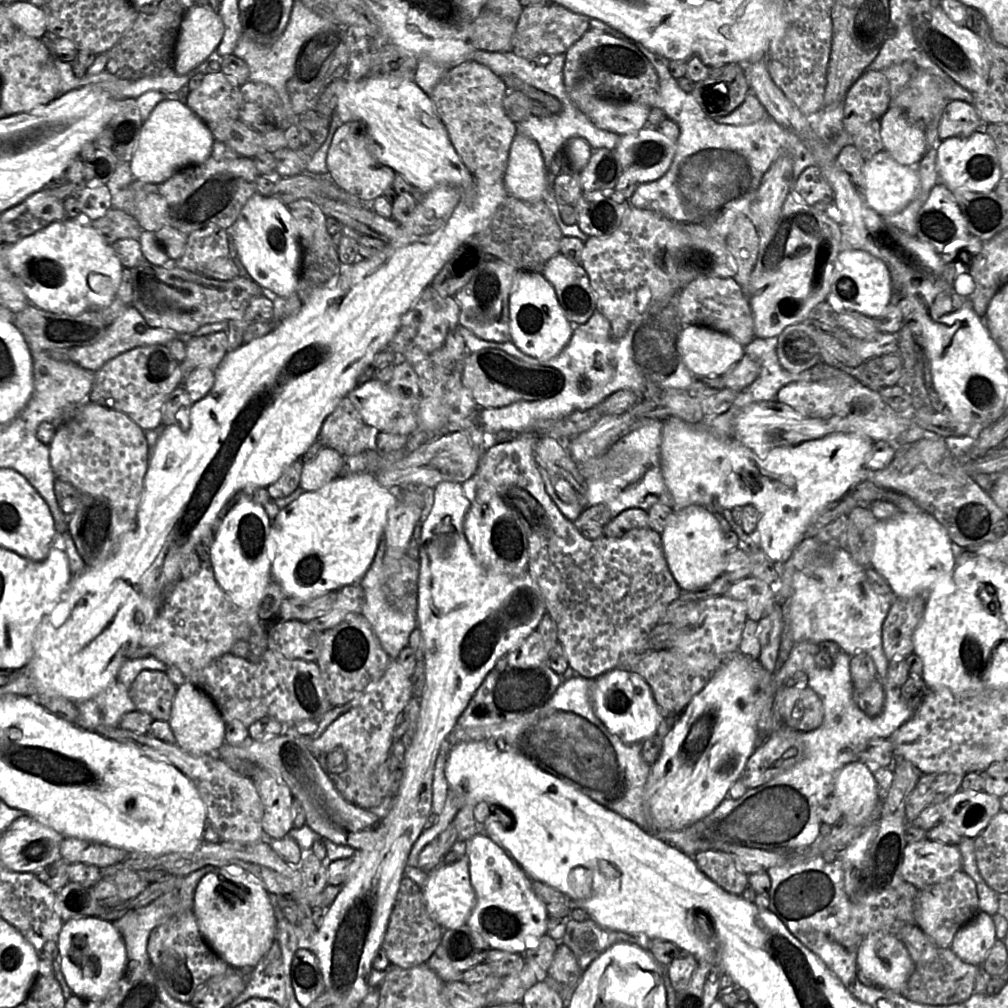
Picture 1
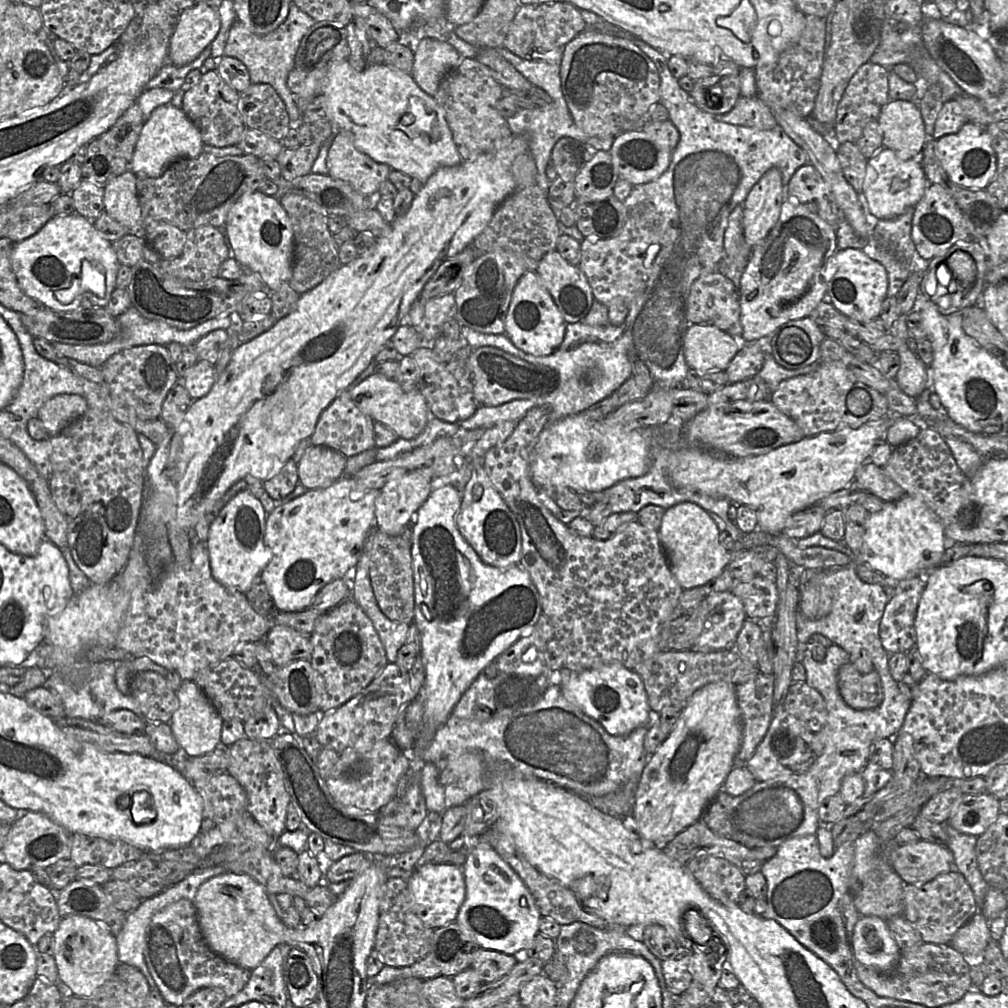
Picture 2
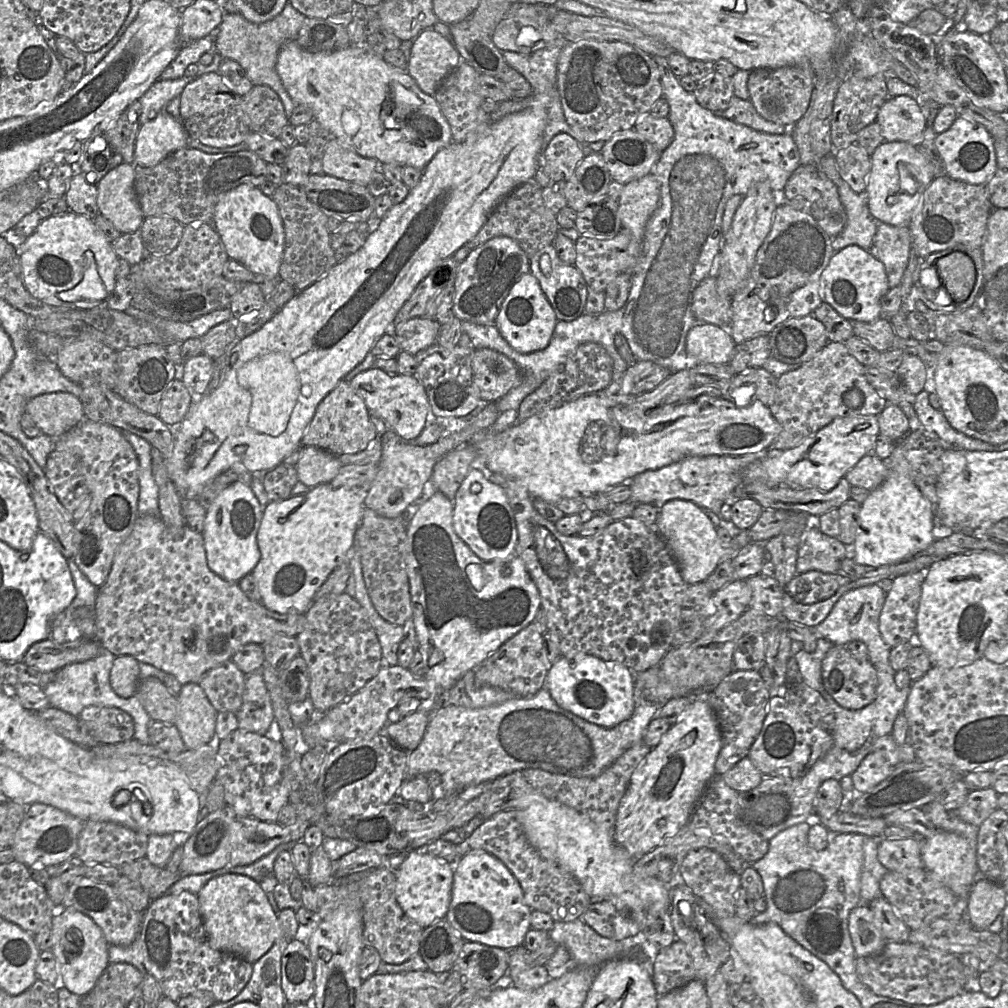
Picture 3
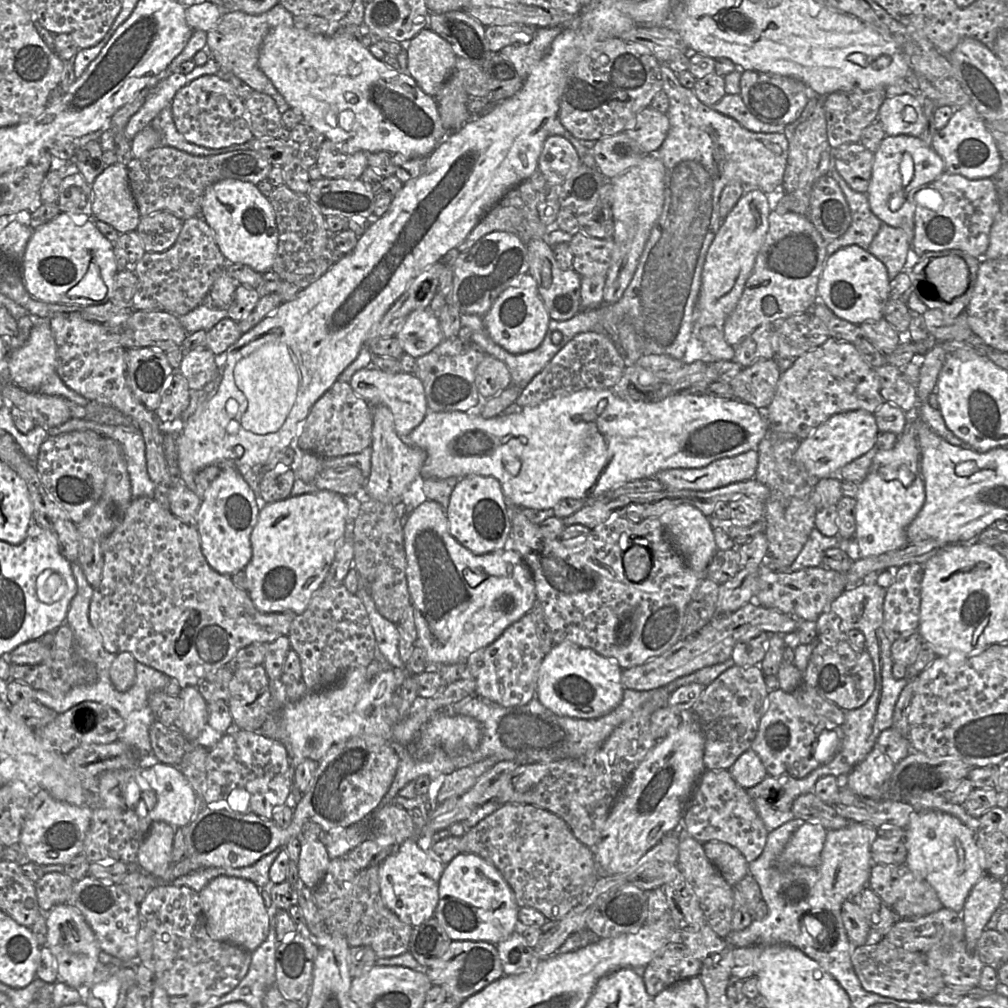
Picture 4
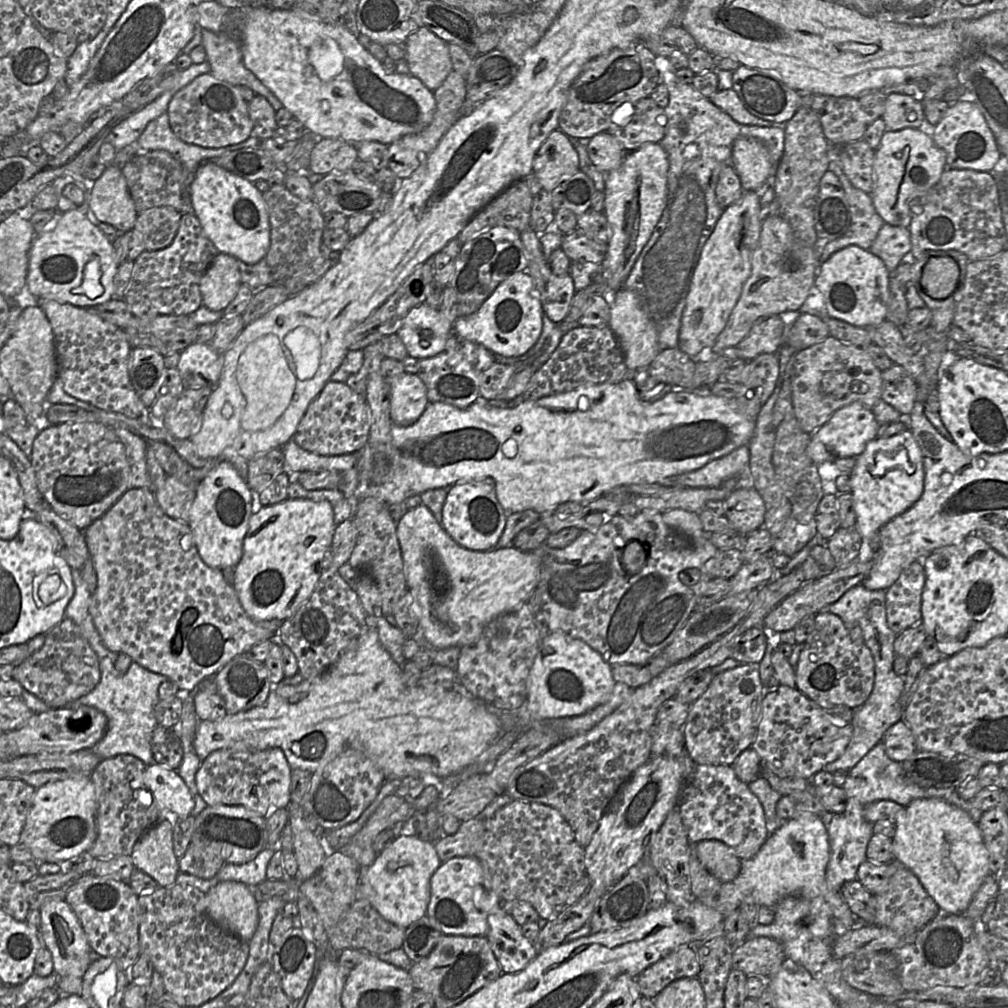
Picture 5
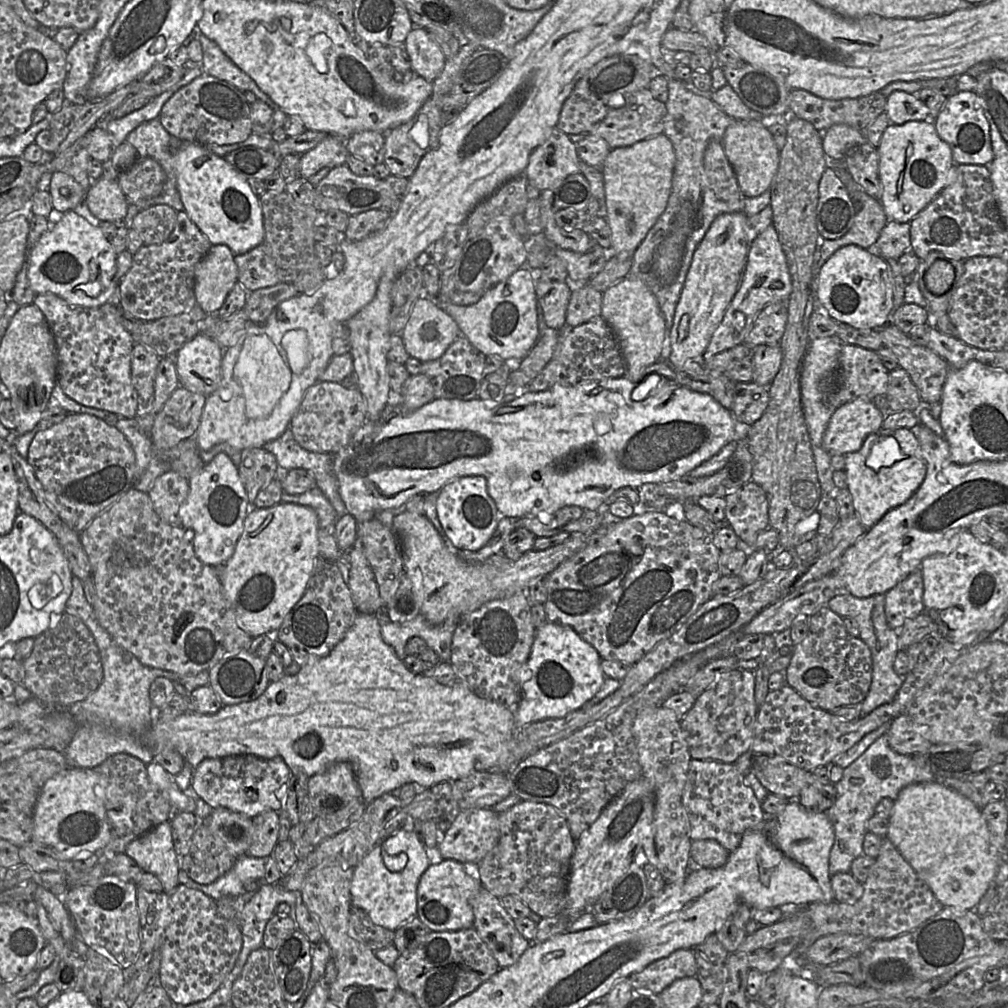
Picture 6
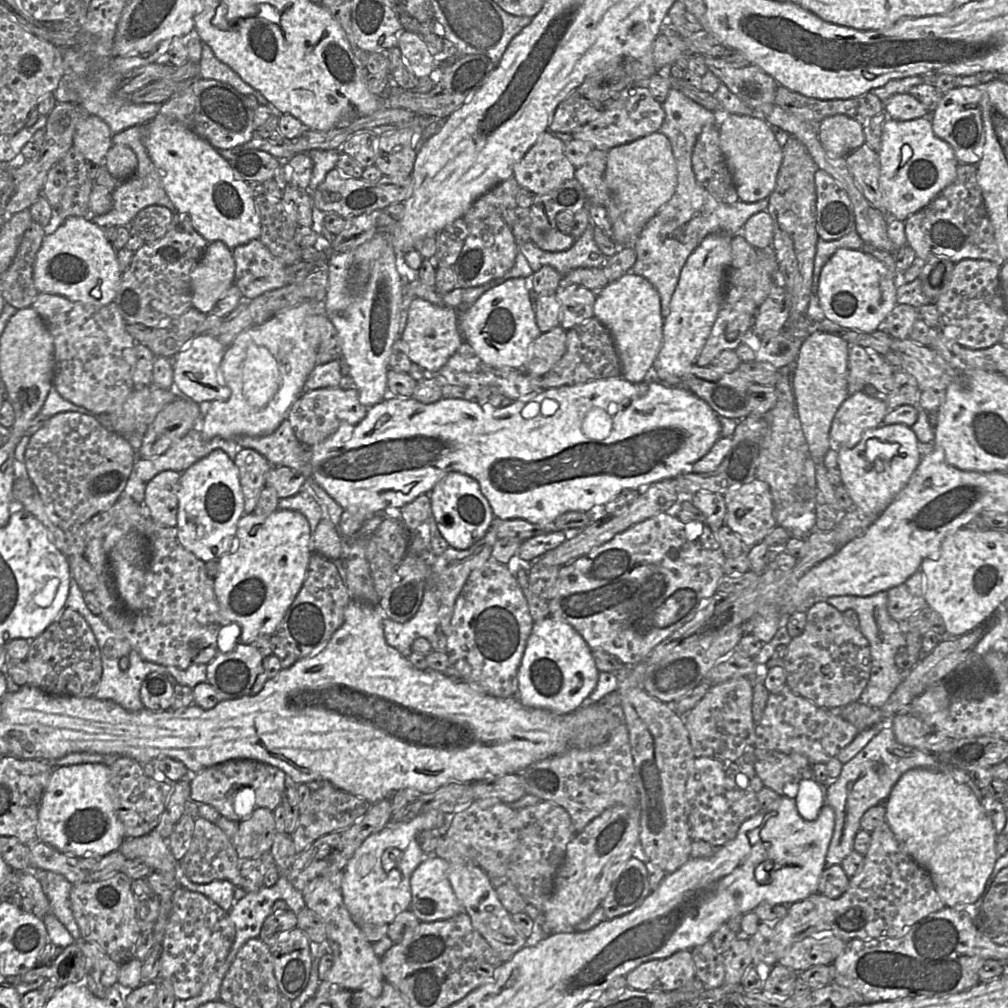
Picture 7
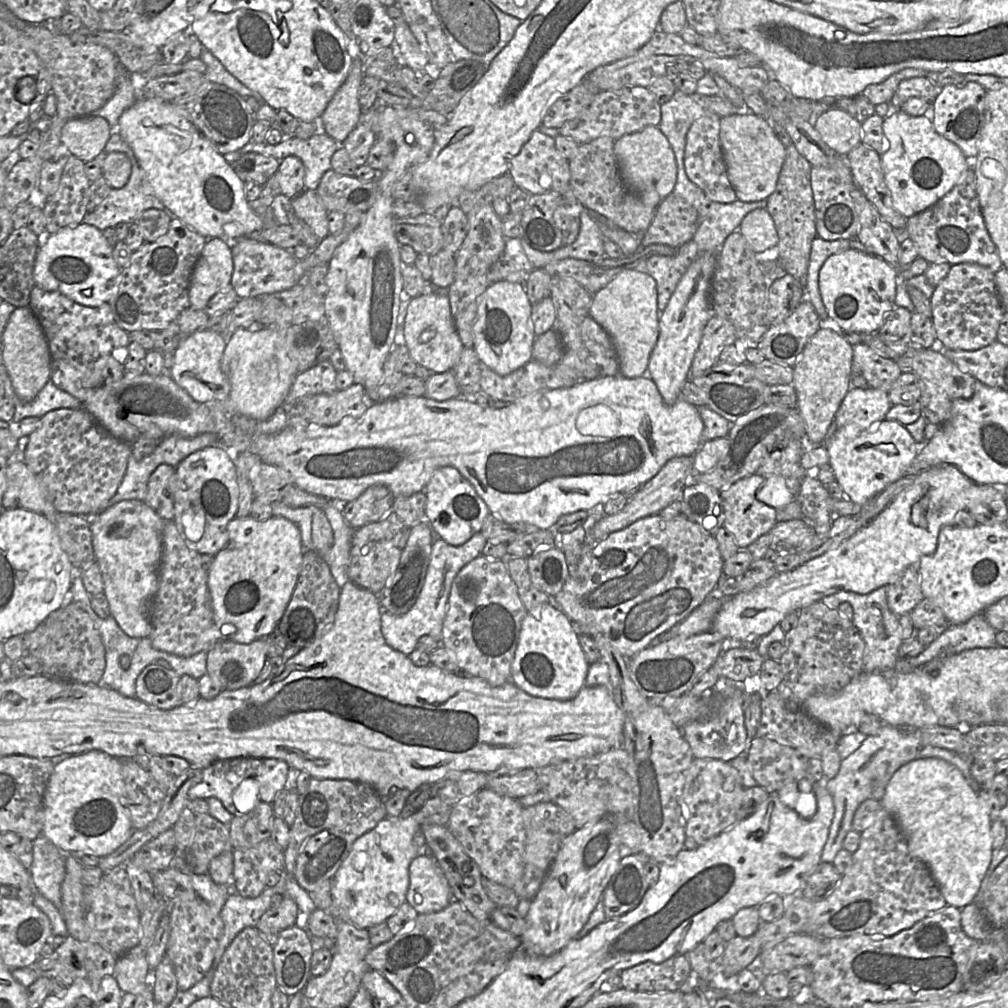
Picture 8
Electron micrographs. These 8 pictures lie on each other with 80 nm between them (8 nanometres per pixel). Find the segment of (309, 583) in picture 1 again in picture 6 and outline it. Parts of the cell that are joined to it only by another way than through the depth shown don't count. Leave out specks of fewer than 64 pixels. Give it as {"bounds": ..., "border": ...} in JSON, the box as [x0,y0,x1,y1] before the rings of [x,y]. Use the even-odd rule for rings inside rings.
{"bounds":[224,502,319,637],"border":[[[281,502],[267,508],[249,509],[235,551],[225,563],[224,592],[233,606],[239,626],[251,637],[278,630],[285,616],[303,596],[319,555],[319,522],[308,506]]]}

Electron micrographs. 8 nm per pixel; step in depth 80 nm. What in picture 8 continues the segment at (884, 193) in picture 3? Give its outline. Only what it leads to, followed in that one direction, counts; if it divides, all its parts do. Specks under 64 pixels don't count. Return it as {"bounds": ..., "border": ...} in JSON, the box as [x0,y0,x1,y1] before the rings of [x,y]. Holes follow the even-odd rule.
{"bounds":[881,109,970,218],"border":[[[893,109],[883,120],[886,148],[881,155],[885,183],[891,193],[893,207],[908,218],[933,206],[966,175],[970,168],[960,148],[940,135],[925,115],[910,116]]]}

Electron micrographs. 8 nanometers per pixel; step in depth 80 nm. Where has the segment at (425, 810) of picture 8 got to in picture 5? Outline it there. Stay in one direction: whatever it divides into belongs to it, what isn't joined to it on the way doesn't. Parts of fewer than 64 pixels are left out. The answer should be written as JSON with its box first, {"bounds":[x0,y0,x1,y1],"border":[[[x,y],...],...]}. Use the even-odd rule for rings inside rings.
{"bounds":[359,834,441,928],"border":[[[401,834],[377,854],[370,866],[361,867],[359,890],[384,919],[406,928],[426,916],[431,896],[430,879],[441,863],[435,843]]]}

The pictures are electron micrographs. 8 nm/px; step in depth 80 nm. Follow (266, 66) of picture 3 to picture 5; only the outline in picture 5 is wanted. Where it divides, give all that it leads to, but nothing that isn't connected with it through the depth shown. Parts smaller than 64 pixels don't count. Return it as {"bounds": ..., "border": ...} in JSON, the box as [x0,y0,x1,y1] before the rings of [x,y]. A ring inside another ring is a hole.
{"bounds":[202,6,284,111],"border":[[[245,6],[230,8],[224,16],[221,30],[212,32],[202,29],[202,42],[205,52],[206,61],[210,65],[210,74],[215,78],[226,81],[234,86],[247,86],[255,94],[265,97],[272,105],[275,111],[284,108],[281,101],[268,89],[243,63],[242,40],[243,32],[247,24]]]}

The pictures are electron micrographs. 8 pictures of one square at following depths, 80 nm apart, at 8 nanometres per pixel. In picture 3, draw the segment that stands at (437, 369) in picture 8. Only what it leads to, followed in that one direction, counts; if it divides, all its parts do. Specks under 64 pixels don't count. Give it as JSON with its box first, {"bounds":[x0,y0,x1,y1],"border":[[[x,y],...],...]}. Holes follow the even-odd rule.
{"bounds":[394,316,440,355],"border":[[[426,316],[411,318],[397,325],[394,338],[400,349],[412,355],[436,343],[440,323]]]}

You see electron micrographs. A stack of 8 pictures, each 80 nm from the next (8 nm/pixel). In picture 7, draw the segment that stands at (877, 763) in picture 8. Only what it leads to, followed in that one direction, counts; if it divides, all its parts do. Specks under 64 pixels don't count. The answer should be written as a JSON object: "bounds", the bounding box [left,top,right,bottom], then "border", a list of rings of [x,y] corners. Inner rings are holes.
{"bounds":[826,720,984,866],"border":[[[890,720],[883,724],[883,729],[854,758],[843,765],[837,780],[827,785],[827,804],[835,813],[835,827],[826,855],[827,866],[841,865],[842,861],[854,851],[854,839],[861,829],[860,821],[864,813],[871,807],[885,802],[900,777],[912,769],[928,769],[950,774],[955,781],[967,785],[979,801],[984,794],[971,778],[969,772],[941,764],[930,752],[904,746],[896,741],[894,731],[889,725]]]}

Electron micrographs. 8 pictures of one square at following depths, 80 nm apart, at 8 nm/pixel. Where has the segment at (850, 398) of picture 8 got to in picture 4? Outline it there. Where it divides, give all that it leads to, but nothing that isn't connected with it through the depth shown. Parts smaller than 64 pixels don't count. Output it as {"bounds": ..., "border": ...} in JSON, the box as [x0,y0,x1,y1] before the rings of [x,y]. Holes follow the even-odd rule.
{"bounds":[795,409,879,480],"border":[[[858,409],[836,413],[800,442],[795,458],[819,480],[835,478],[843,466],[876,447],[879,432],[875,415],[871,412]]]}

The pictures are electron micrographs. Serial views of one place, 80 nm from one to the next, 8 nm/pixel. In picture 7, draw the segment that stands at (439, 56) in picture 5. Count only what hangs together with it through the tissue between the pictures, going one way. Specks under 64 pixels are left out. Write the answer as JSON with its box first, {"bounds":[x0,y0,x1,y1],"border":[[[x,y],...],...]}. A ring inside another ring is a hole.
{"bounds":[397,29,437,78],"border":[[[403,29],[398,36],[397,46],[417,78],[430,76],[436,69],[437,60],[435,56],[418,34]]]}

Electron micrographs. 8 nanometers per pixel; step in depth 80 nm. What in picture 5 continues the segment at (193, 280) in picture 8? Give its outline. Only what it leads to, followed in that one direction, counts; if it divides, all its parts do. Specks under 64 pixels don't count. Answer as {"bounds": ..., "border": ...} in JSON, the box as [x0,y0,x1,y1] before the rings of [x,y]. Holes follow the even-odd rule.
{"bounds":[200,252,242,312],"border":[[[219,252],[200,281],[202,305],[223,312],[235,298],[242,284],[237,259]]]}

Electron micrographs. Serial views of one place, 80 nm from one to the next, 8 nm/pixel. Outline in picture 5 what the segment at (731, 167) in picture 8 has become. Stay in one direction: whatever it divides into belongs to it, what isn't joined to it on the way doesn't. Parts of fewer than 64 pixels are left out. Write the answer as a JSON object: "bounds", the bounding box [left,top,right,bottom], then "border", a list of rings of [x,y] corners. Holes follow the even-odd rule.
{"bounds":[730,137,774,191],"border":[[[740,137],[733,142],[730,165],[737,173],[744,191],[757,191],[774,175],[767,147],[755,138]]]}

